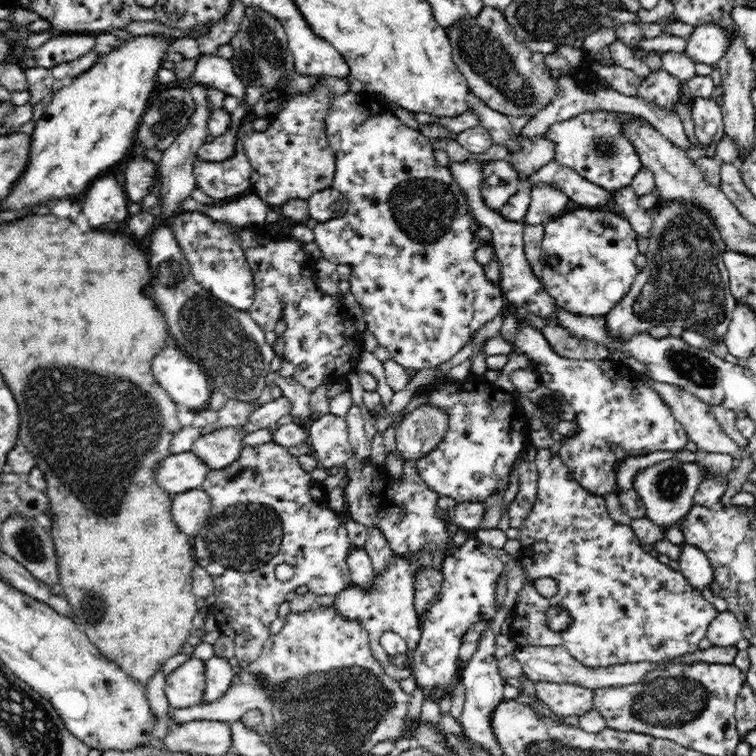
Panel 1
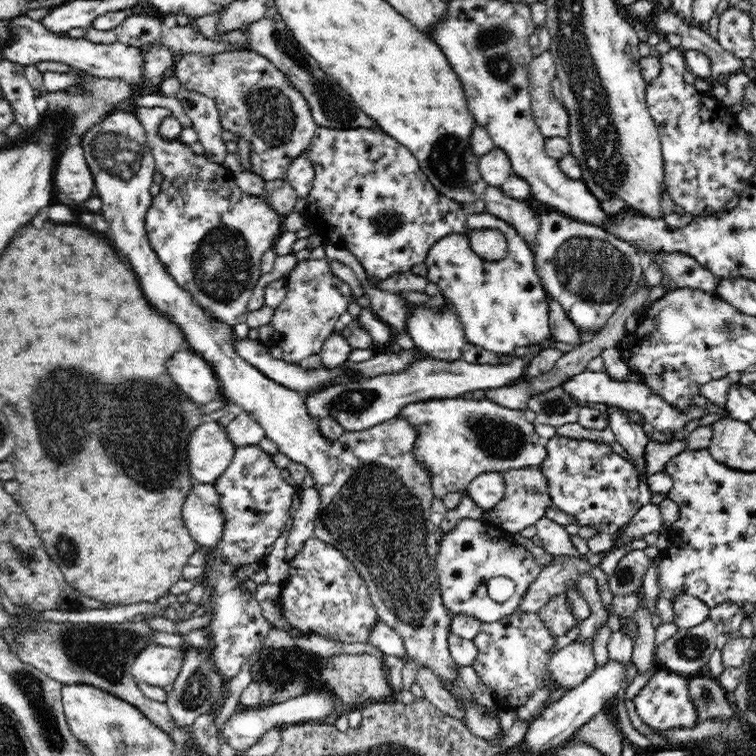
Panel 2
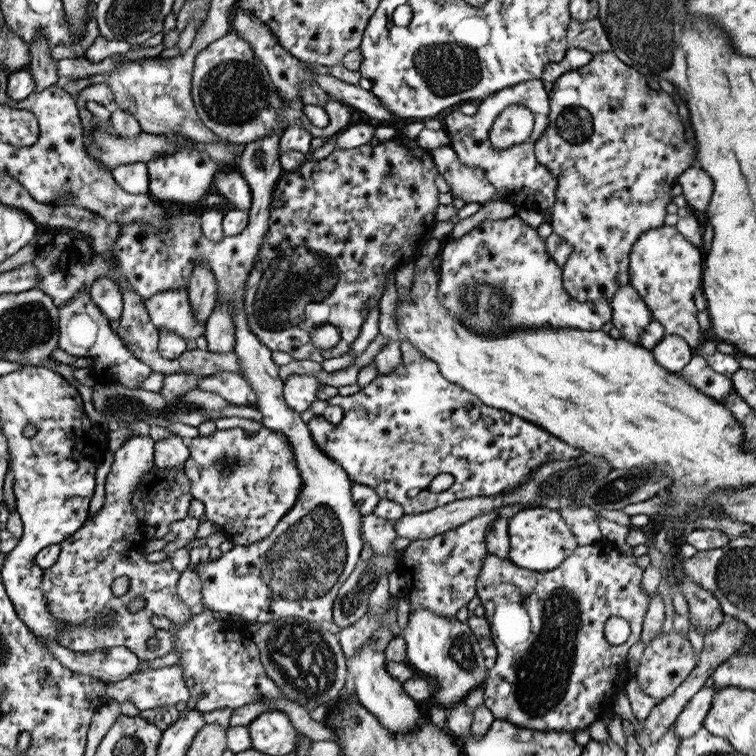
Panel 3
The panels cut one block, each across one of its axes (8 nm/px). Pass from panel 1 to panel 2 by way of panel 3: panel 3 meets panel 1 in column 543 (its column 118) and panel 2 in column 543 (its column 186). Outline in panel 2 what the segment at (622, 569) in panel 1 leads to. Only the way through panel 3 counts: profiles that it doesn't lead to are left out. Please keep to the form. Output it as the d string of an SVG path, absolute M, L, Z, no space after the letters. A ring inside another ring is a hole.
M565 591L548 599L538 614L546 623L546 628L550 629L550 633L554 636L566 634L576 624L576 618L572 616L569 606L566 604Z

